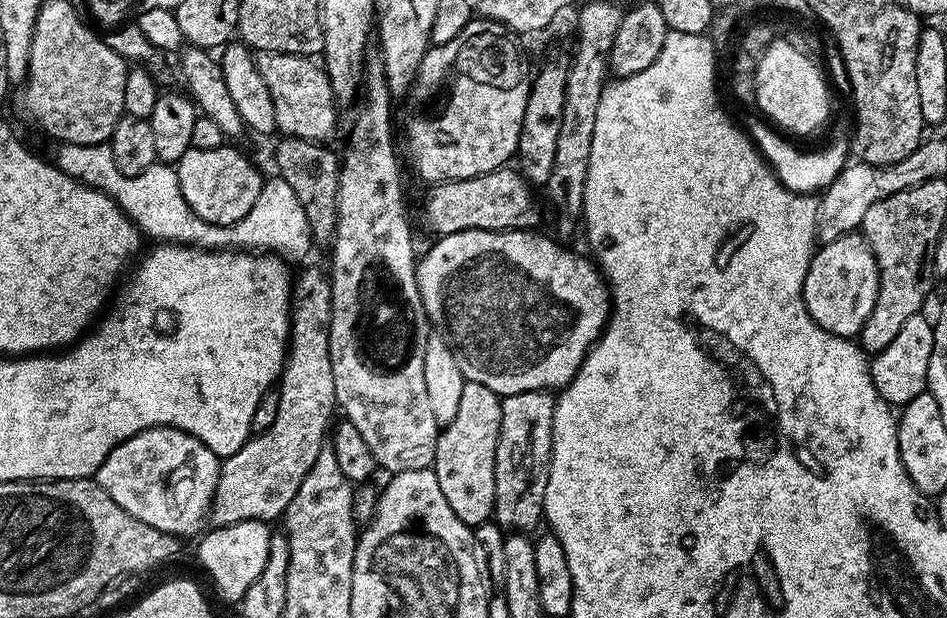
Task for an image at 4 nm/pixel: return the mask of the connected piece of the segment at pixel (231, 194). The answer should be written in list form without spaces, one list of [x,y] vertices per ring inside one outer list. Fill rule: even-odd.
[[[231,146],[214,150],[190,147],[186,154],[182,154],[175,169],[182,186],[182,198],[186,198],[190,210],[194,210],[198,218],[211,224],[233,224],[246,218],[246,214],[250,214],[250,206],[258,202],[258,194],[265,182],[255,162],[246,153]]]

